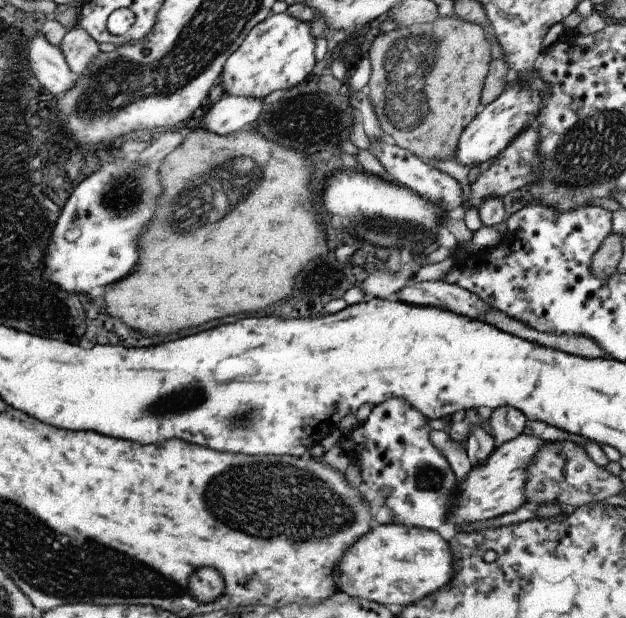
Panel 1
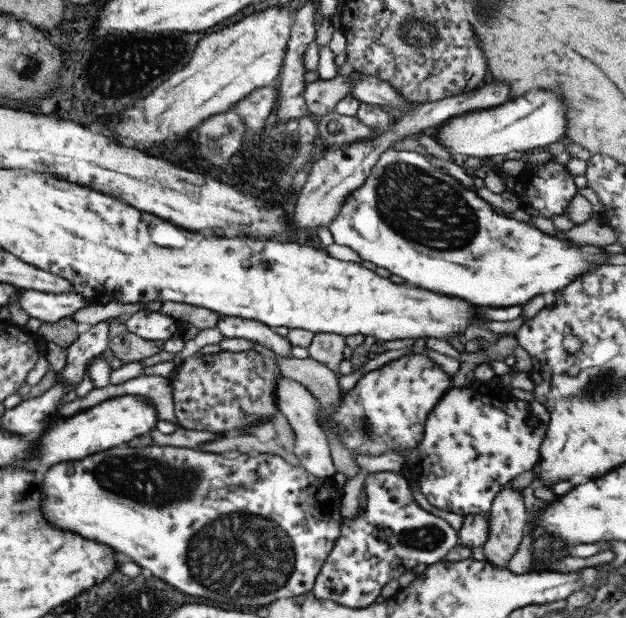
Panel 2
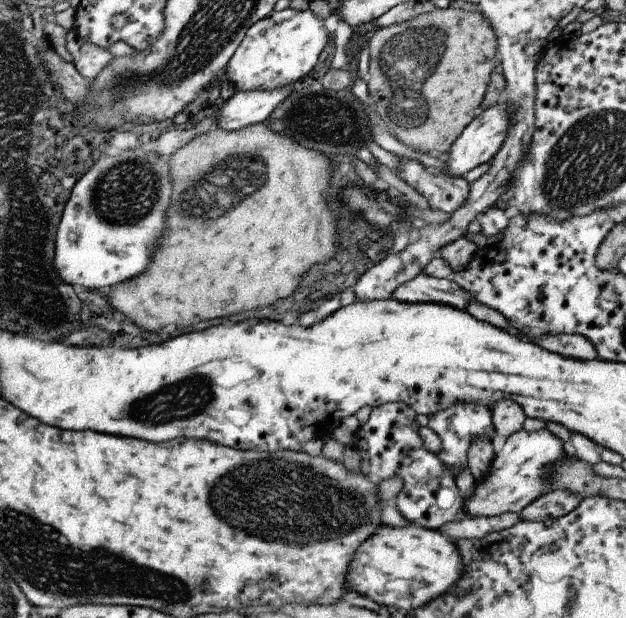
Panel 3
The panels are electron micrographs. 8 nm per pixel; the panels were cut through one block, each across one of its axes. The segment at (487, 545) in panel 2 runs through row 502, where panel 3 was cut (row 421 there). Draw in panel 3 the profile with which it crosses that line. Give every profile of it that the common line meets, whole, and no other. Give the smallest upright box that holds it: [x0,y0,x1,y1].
[490,399,527,453]

